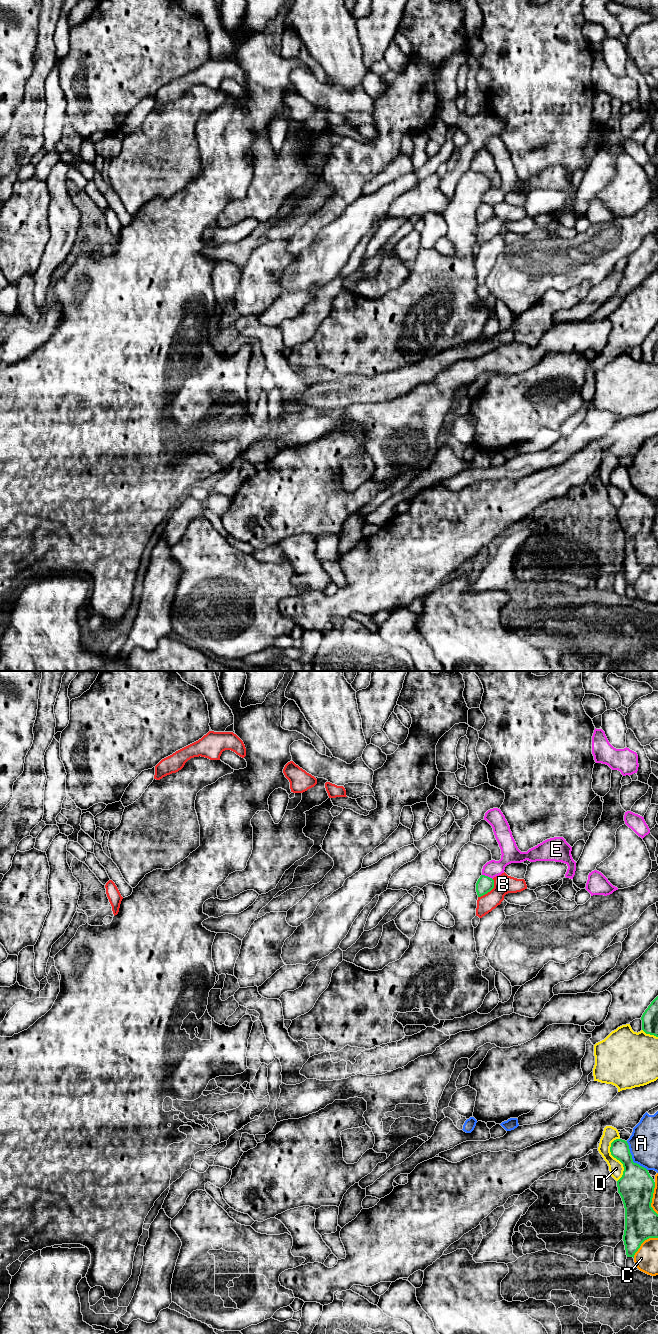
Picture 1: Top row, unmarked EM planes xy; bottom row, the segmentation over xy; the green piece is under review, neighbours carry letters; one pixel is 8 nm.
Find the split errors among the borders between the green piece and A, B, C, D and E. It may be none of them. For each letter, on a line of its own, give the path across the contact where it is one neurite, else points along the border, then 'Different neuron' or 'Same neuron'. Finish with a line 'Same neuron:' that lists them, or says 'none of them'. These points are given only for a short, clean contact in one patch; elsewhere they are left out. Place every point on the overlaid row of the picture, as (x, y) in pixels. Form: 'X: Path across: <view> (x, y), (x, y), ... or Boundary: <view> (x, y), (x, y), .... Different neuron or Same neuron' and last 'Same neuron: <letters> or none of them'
A: Different neuron
B: Boundary: xy (493, 879), (493, 887), (478, 897). Different neuron
C: Different neuron
D: Different neuron
E: Different neuron
Same neuron: none of them

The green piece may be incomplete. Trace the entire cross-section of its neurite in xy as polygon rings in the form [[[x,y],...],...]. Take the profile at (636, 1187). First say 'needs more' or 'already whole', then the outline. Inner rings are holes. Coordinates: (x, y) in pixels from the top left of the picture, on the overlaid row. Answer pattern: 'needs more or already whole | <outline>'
already whole | [[[614,1140],[610,1152],[624,1167],[617,1187],[625,1208],[626,1255],[634,1258],[645,1240],[658,1238],[658,1214],[651,1207],[655,1182],[646,1168],[633,1162],[627,1141]]]

